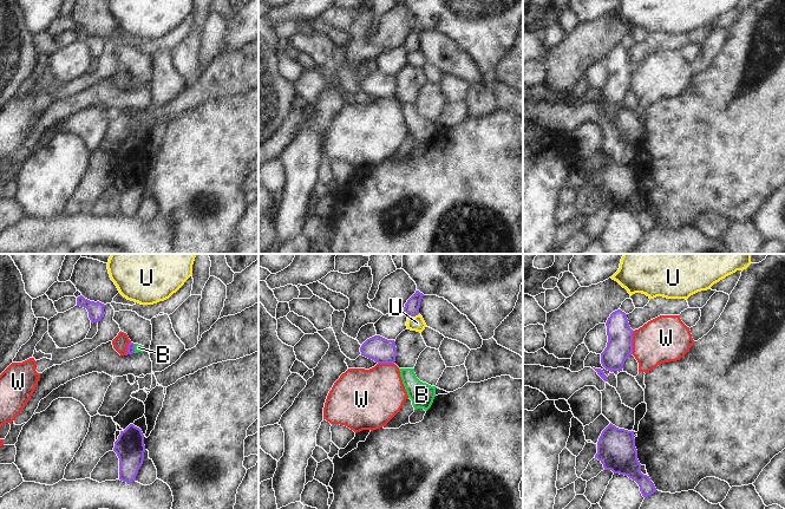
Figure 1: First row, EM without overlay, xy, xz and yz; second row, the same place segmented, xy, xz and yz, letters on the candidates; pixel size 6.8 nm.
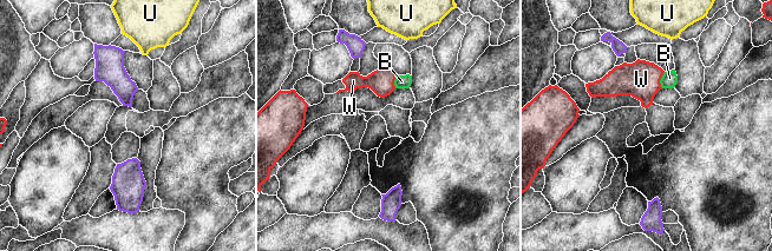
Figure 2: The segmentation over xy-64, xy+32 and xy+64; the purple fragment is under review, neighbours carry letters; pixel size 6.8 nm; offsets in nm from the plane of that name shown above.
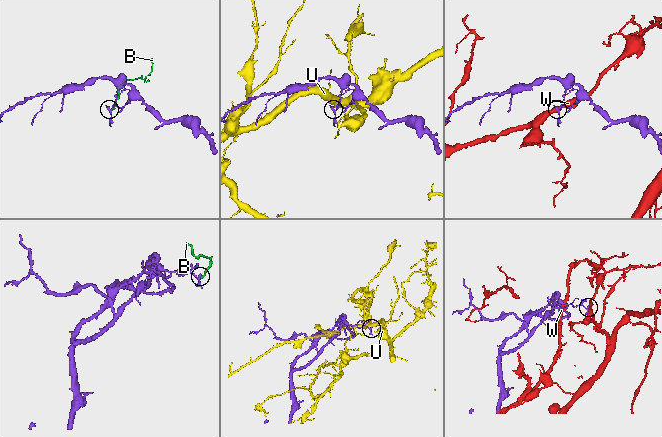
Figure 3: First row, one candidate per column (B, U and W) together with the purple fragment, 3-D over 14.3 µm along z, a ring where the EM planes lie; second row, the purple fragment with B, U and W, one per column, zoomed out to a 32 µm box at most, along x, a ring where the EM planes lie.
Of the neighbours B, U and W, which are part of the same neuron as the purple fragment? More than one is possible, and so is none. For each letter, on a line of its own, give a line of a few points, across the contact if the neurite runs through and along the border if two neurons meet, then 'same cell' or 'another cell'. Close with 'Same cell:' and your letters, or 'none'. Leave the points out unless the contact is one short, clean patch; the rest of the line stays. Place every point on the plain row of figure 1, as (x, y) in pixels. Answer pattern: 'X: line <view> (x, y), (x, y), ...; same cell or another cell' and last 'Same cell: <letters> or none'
B: line xy (131, 82), (133, 84), (138, 83); same cell
U: another cell
W: another cell
Same cell: B

